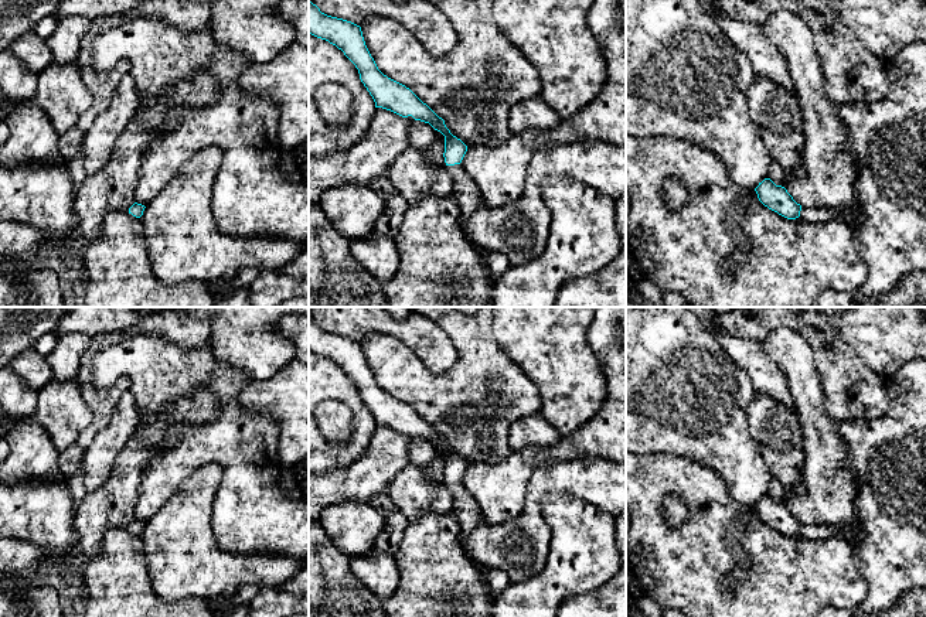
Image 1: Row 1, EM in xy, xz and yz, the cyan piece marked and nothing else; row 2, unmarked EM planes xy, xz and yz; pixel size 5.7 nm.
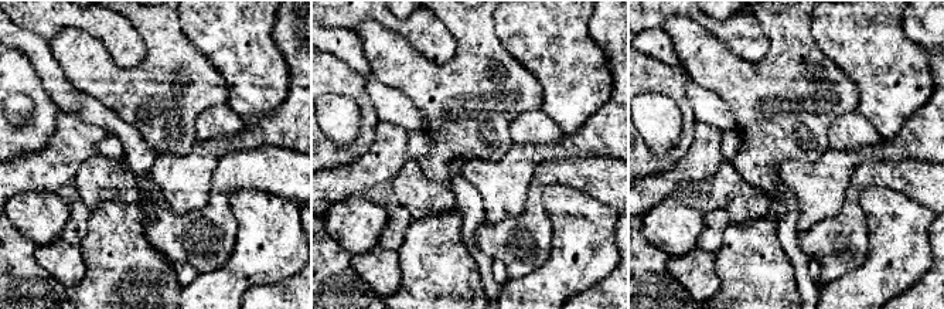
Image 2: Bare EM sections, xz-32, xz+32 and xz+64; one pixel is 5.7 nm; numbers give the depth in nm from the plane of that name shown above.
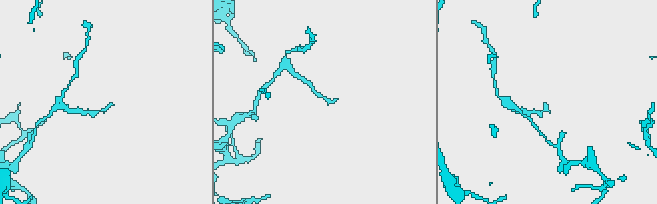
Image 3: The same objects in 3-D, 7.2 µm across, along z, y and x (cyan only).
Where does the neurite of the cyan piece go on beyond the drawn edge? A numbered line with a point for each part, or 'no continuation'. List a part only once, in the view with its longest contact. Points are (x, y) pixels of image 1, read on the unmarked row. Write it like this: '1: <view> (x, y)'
1: xz (465, 507)

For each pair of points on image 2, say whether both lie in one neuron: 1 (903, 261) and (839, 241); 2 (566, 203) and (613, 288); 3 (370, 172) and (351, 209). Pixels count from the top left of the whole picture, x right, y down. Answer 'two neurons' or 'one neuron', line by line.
1: two neurons
2: two neurons
3: two neurons

